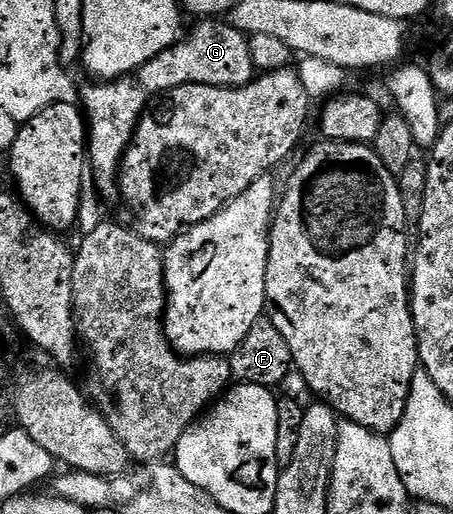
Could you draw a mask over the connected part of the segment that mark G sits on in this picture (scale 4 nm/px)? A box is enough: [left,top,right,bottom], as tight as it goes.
[84,19,256,198]

